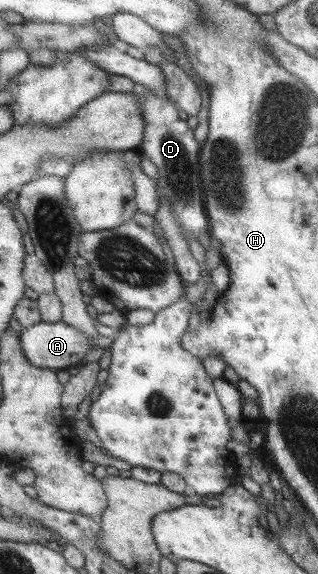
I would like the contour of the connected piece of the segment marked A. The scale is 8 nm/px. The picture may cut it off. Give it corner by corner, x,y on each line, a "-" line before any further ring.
63,320
55,323
37,322
28,329
24,329
20,337
20,344
24,356
35,366
40,368
63,370
70,365
81,364
81,358
87,351
91,351
94,343
91,336
67,325

